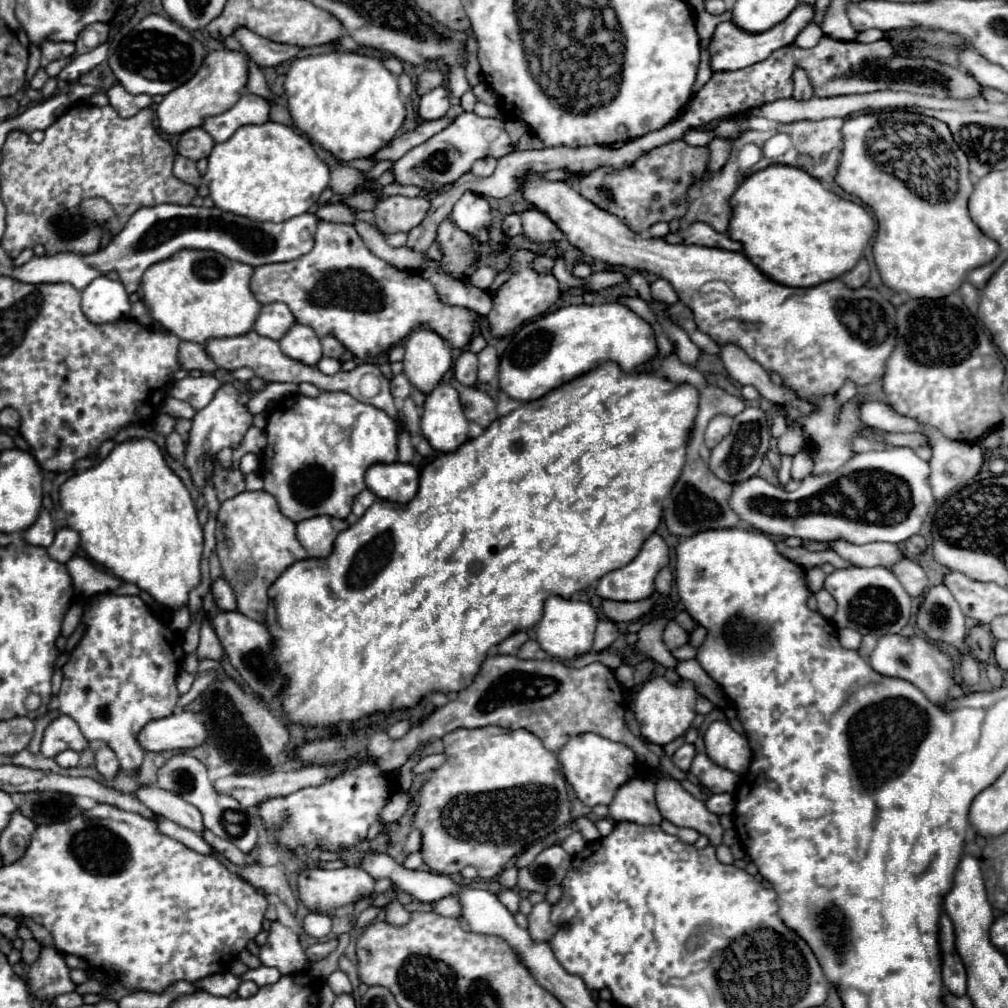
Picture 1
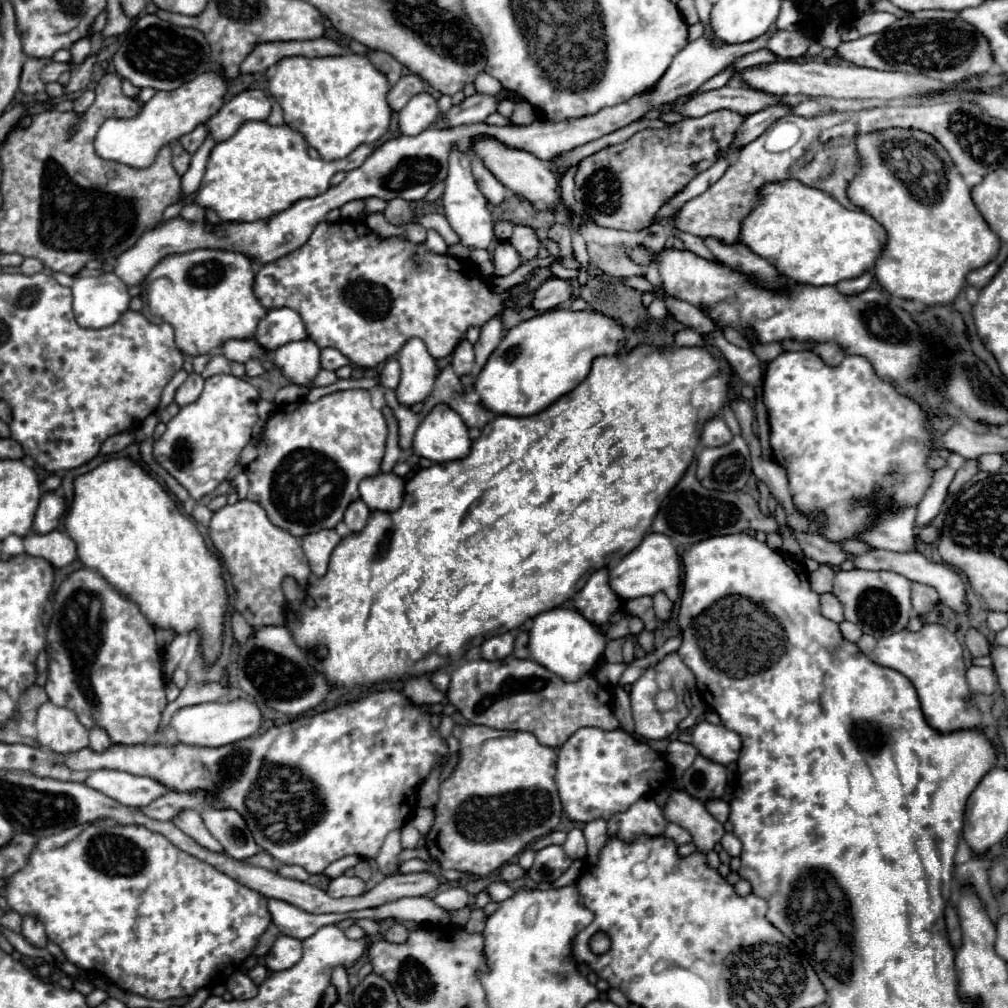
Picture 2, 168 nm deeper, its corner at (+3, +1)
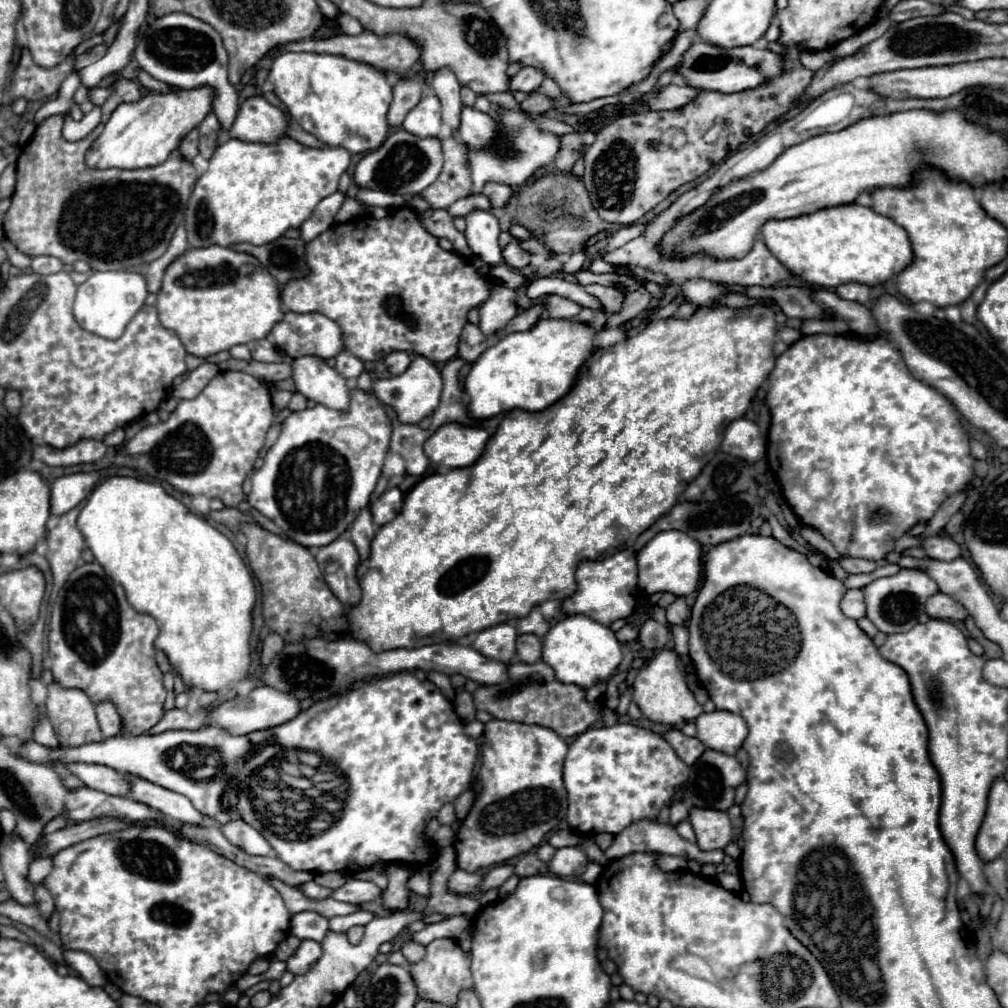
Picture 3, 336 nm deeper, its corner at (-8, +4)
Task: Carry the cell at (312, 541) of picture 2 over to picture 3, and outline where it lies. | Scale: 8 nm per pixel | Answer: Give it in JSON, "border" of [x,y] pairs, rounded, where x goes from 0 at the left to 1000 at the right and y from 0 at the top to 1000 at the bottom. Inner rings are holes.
{"border":[[[335,533],[313,547],[313,557],[325,582],[339,596],[339,600],[341,602],[351,600],[357,594],[355,590],[357,582],[353,574],[353,563],[357,559],[357,551],[351,539],[343,533]]]}

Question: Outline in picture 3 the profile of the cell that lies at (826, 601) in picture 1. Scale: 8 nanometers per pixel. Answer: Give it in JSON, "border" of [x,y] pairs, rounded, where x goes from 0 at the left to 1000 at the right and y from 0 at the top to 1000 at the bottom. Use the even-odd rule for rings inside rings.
{"border":[[[841,584],[839,590],[835,592],[833,604],[839,612],[843,614],[853,614],[859,610],[859,602],[857,602],[857,590],[853,584]]]}

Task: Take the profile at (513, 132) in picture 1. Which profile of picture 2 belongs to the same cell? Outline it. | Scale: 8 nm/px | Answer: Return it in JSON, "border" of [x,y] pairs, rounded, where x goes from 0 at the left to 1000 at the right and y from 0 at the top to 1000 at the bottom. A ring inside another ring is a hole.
{"border":[[[513,101],[511,103],[511,109],[509,109],[509,115],[507,115],[507,121],[509,123],[517,123],[517,125],[523,125],[527,121],[533,119],[533,111],[531,107],[525,103],[525,101]]]}

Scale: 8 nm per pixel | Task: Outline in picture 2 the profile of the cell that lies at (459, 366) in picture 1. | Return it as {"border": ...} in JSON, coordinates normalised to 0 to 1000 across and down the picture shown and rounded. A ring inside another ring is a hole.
{"border":[[[457,337],[455,343],[451,345],[449,349],[449,357],[447,357],[447,363],[451,367],[453,373],[459,373],[459,371],[465,371],[467,365],[471,361],[471,349],[469,349],[469,341],[465,337]]]}

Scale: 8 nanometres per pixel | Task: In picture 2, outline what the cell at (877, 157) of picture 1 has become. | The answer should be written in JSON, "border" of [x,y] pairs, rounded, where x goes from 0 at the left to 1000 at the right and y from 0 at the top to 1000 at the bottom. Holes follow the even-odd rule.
{"border":[[[884,127],[876,131],[850,135],[850,147],[856,157],[854,171],[840,187],[842,198],[864,212],[880,228],[880,244],[868,262],[872,284],[884,294],[910,298],[918,304],[943,302],[957,284],[957,274],[983,260],[991,250],[991,236],[967,206],[961,187],[947,169],[939,149],[920,131]]]}

